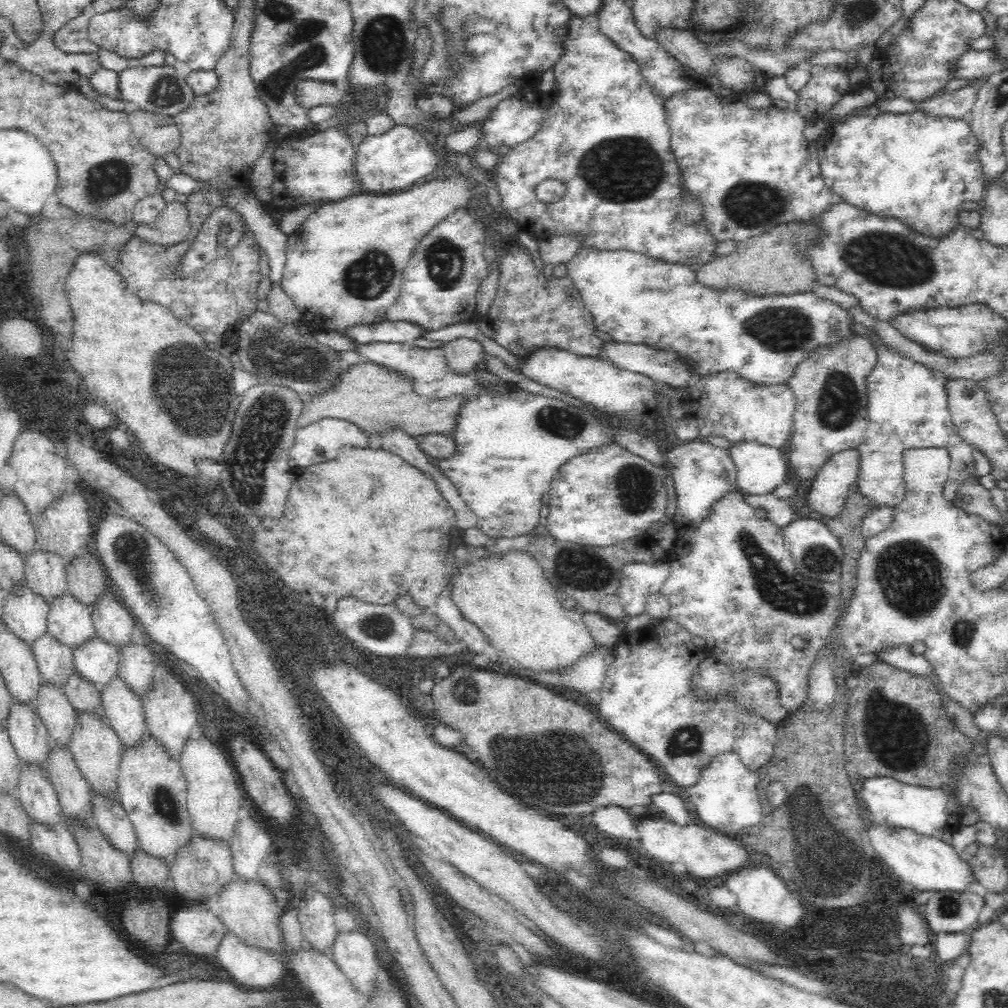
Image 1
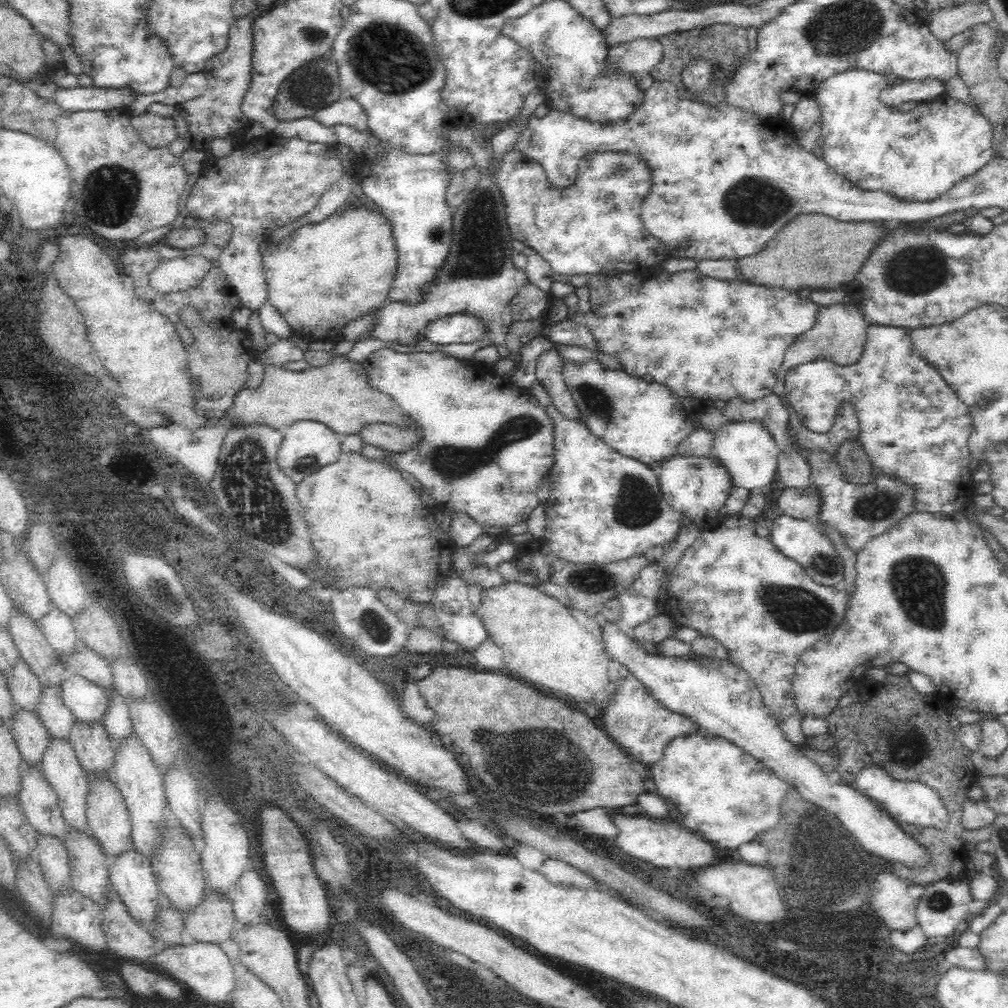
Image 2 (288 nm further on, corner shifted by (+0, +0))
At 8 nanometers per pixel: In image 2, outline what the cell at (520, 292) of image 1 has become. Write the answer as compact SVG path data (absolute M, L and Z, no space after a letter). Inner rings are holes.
M530 282L512 298L506 320L508 320L508 324L514 324L520 320L540 318L542 320L542 332L544 332L546 328L552 328L556 324L556 322L552 322L552 324L548 322L548 312L552 308L552 302L554 302L554 296L548 290Z

